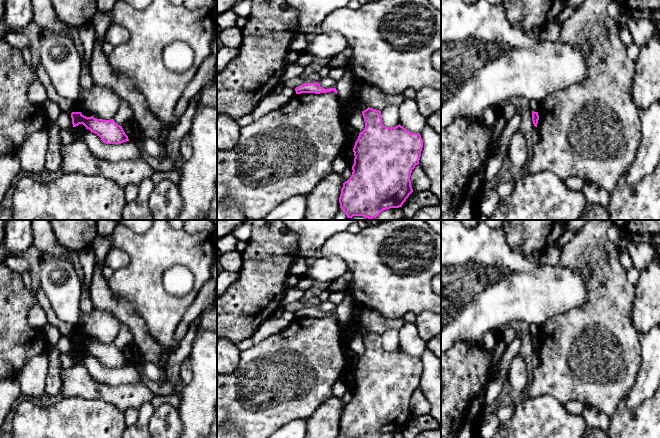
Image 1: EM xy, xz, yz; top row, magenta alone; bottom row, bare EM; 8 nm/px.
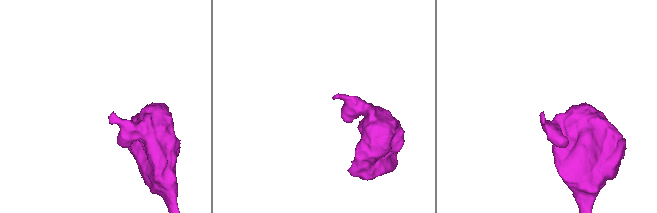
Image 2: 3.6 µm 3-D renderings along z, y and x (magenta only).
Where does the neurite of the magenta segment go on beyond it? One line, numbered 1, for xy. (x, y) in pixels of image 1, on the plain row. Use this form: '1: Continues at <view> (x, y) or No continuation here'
1: No continuation here

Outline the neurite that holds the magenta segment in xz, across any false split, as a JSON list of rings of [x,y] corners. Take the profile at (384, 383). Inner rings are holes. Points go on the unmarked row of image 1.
[[[368,331],[362,339],[365,352],[355,366],[353,396],[343,407],[339,427],[345,438],[380,438],[386,433],[402,431],[413,416],[410,400],[419,388],[423,364],[419,357],[412,357],[400,348],[384,350],[380,334]]]

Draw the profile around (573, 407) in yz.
[[[570,401],[564,406],[567,412],[573,415],[581,415],[585,409],[585,405],[579,401]]]

